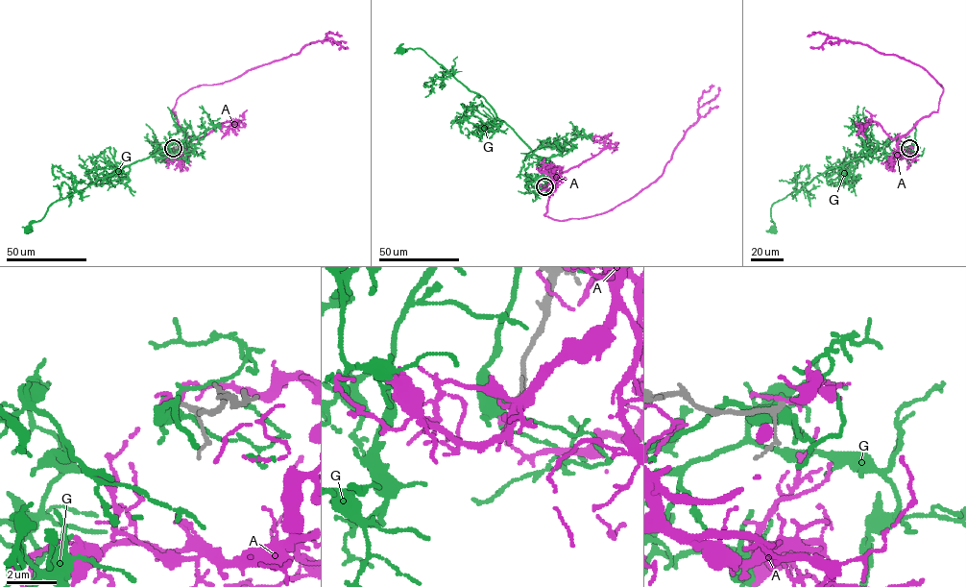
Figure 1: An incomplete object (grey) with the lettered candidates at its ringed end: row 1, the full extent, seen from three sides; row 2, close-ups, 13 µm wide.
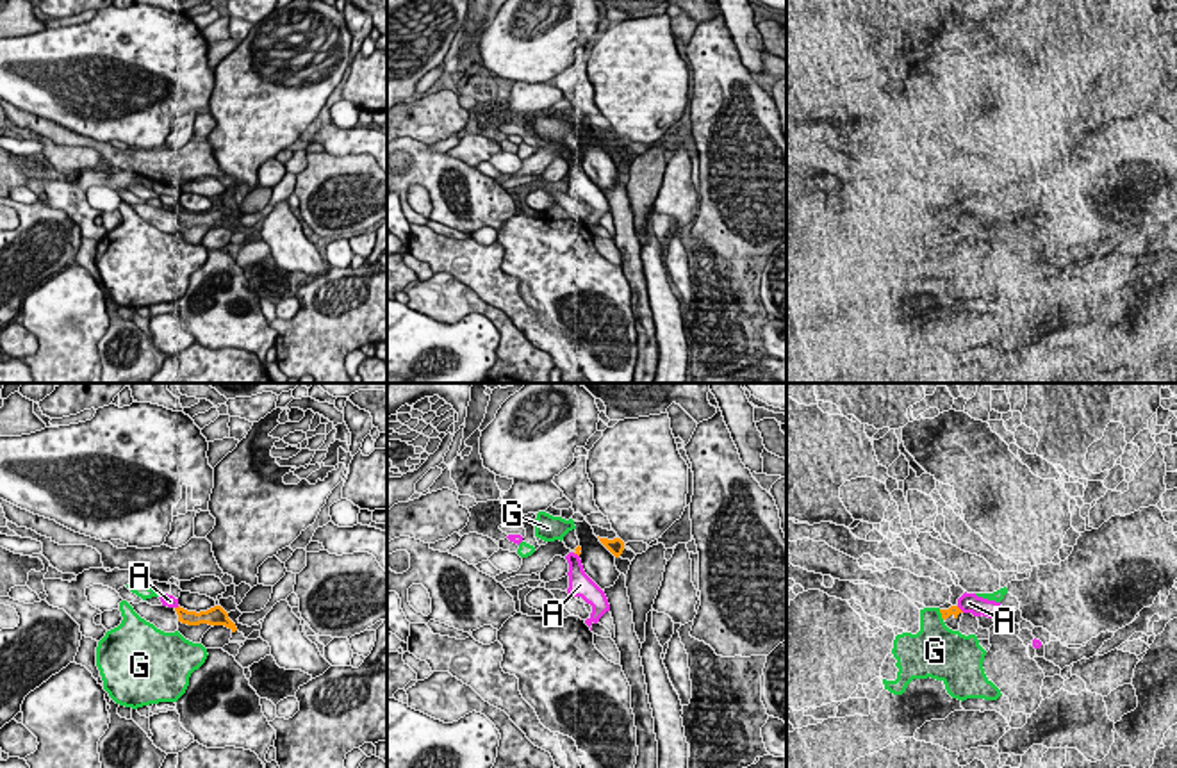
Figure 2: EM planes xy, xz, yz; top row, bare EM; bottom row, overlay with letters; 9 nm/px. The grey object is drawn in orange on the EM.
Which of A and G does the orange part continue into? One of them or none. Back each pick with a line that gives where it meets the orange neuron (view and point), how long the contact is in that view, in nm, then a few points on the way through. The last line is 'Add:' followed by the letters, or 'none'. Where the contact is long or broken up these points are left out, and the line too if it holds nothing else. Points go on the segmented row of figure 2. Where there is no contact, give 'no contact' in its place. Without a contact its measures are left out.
Add: none

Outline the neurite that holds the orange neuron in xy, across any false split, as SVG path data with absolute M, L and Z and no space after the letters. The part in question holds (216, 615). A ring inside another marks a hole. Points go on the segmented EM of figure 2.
M128 602L134 611L144 618L146 622L153 624L157 629L164 633L175 633L178 629L178 624L187 624L187 625L200 625L200 624L209 624L209 625L225 625L232 633L237 631L235 624L228 618L228 613L221 606L214 606L207 611L187 611L184 608L168 608L168 606L152 606L148 602Z

